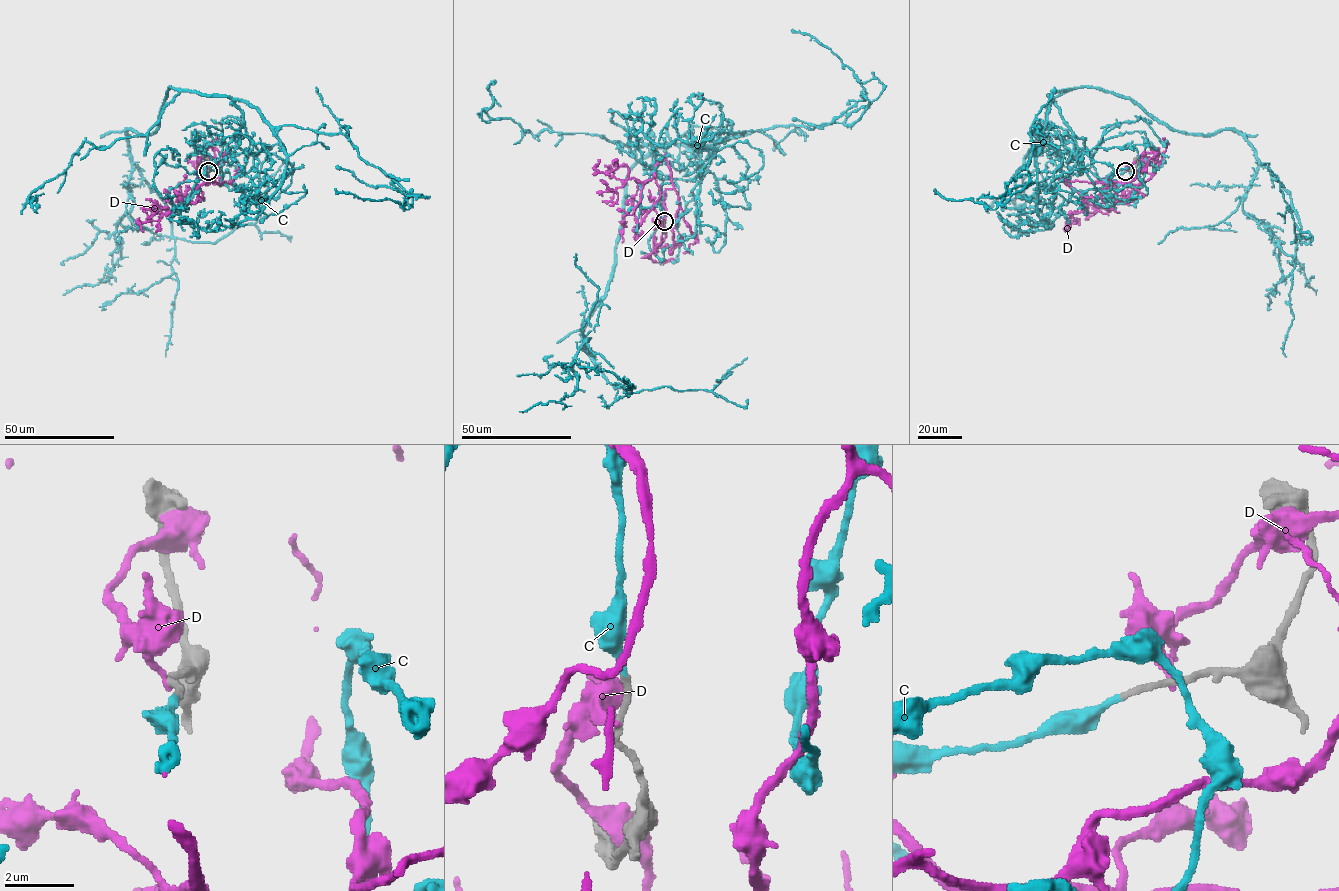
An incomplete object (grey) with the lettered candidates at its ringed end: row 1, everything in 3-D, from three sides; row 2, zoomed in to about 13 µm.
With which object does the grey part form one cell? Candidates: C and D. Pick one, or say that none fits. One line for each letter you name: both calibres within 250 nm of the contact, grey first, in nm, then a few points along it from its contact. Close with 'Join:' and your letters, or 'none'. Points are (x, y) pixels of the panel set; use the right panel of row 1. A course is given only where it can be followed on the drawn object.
C: calibres 180 and 190 nm; course (1125, 171), (1098, 179), (1048, 96), (1099, 87), (1178, 131), (1239, 132), (1288, 192), (1291, 243), (1261, 164)
Join: C

